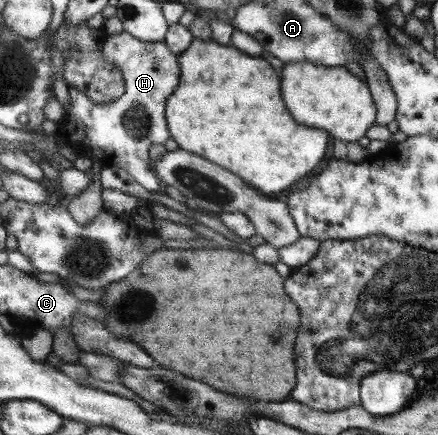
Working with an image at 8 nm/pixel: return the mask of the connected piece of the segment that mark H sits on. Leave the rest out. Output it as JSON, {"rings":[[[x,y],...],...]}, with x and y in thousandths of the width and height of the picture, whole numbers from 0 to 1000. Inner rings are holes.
{"rings":[[[274,74],[247,83],[228,106],[242,145],[260,149],[283,179],[283,216],[240,237],[210,234],[180,207],[155,200],[155,248],[142,257],[126,313],[192,359],[187,343],[228,345],[228,382],[285,391],[329,437],[361,437],[358,405],[338,377],[338,340],[347,331],[372,331],[388,315],[377,271],[384,223],[397,216],[409,193],[413,161],[406,133],[374,97],[338,99],[311,92],[297,76]]]}

